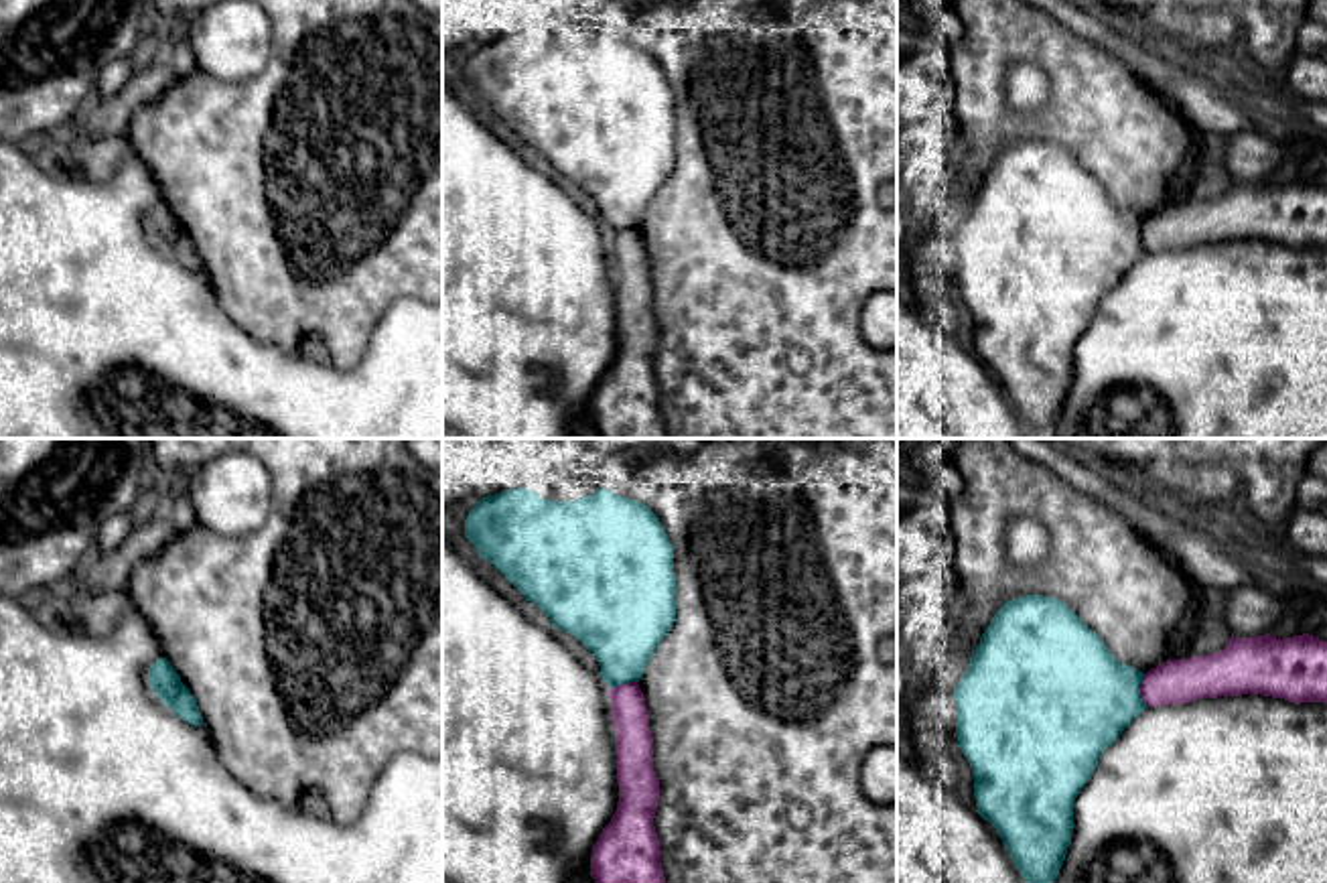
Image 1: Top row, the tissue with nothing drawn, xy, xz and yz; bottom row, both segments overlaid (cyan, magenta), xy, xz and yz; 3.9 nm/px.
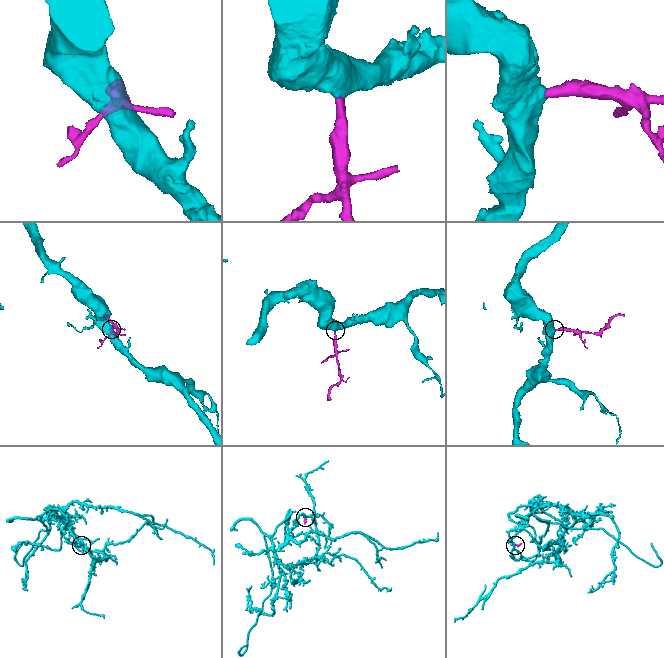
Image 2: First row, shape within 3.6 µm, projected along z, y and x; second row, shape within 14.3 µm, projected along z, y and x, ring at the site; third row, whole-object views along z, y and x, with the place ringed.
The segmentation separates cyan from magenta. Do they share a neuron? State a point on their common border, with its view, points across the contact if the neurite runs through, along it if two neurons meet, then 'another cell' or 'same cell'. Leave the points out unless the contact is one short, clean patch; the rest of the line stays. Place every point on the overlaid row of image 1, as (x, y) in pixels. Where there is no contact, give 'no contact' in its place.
meets cyan in yz at (1139, 691); border along yz (1143, 674), (1141, 699), (1147, 705); another cell

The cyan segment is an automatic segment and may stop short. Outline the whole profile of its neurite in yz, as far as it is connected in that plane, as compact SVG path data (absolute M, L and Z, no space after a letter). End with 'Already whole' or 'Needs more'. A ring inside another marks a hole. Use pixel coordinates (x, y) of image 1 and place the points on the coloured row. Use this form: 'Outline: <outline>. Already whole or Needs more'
Outline: M1043 595L1006 601L972 650L968 670L954 690L958 747L972 767L976 812L996 828L1025 883L1055 883L1071 844L1077 794L1098 757L1146 708L1142 678L1140 670L1120 664L1065 603Z. Already whole

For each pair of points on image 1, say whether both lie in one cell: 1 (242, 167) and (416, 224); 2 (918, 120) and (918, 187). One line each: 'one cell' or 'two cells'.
1: one cell
2: one cell

